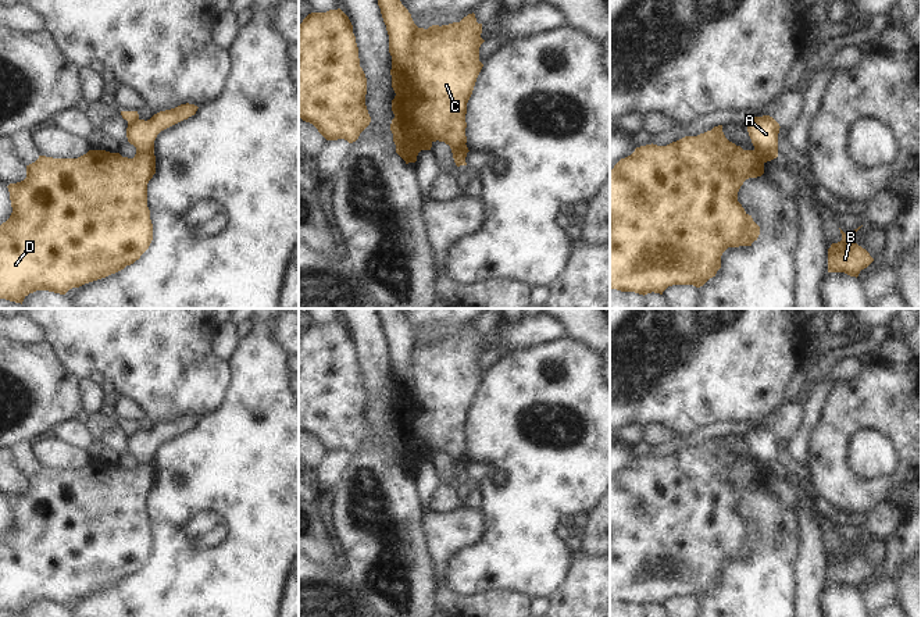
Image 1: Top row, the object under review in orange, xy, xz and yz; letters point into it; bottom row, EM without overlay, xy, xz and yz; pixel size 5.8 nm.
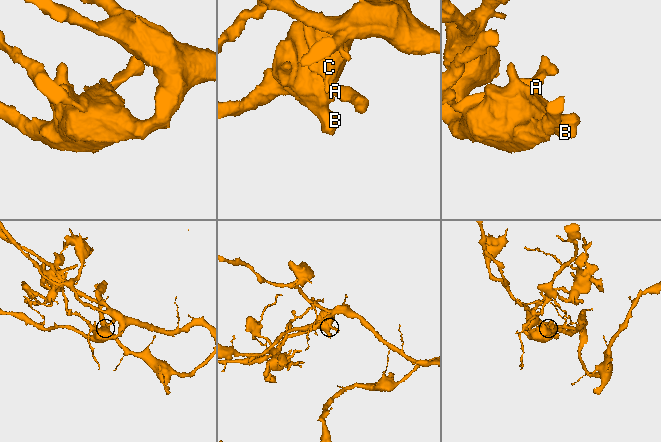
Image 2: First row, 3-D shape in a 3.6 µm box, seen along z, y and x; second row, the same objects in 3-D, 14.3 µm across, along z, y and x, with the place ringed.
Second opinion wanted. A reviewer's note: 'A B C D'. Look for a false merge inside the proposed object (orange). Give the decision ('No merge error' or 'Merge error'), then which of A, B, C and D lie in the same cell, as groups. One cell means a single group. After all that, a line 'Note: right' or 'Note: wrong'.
Merge error. Groups: A / B C D.
Note: wrong

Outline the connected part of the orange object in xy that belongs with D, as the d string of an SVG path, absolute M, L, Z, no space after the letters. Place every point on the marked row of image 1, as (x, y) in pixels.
M89 150L78 158L39 156L26 165L26 178L7 186L13 213L0 225L0 299L22 304L36 290L65 295L139 260L153 240L147 183L154 174L156 156L147 151L136 151L133 158L106 150Z

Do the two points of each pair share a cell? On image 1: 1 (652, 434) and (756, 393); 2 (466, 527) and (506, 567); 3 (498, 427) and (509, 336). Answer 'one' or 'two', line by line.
1: two
2: two
3: two

